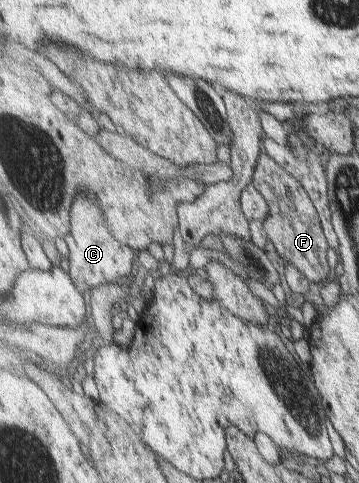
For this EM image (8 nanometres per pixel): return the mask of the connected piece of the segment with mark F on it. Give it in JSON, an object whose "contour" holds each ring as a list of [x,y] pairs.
{"contour":[[[268,149],[260,155],[256,163],[252,183],[264,195],[268,203],[269,215],[262,224],[277,253],[284,261],[297,268],[310,282],[318,285],[329,283],[333,278],[333,272],[328,263],[329,242],[318,211],[304,185],[280,163],[277,163]]]}

